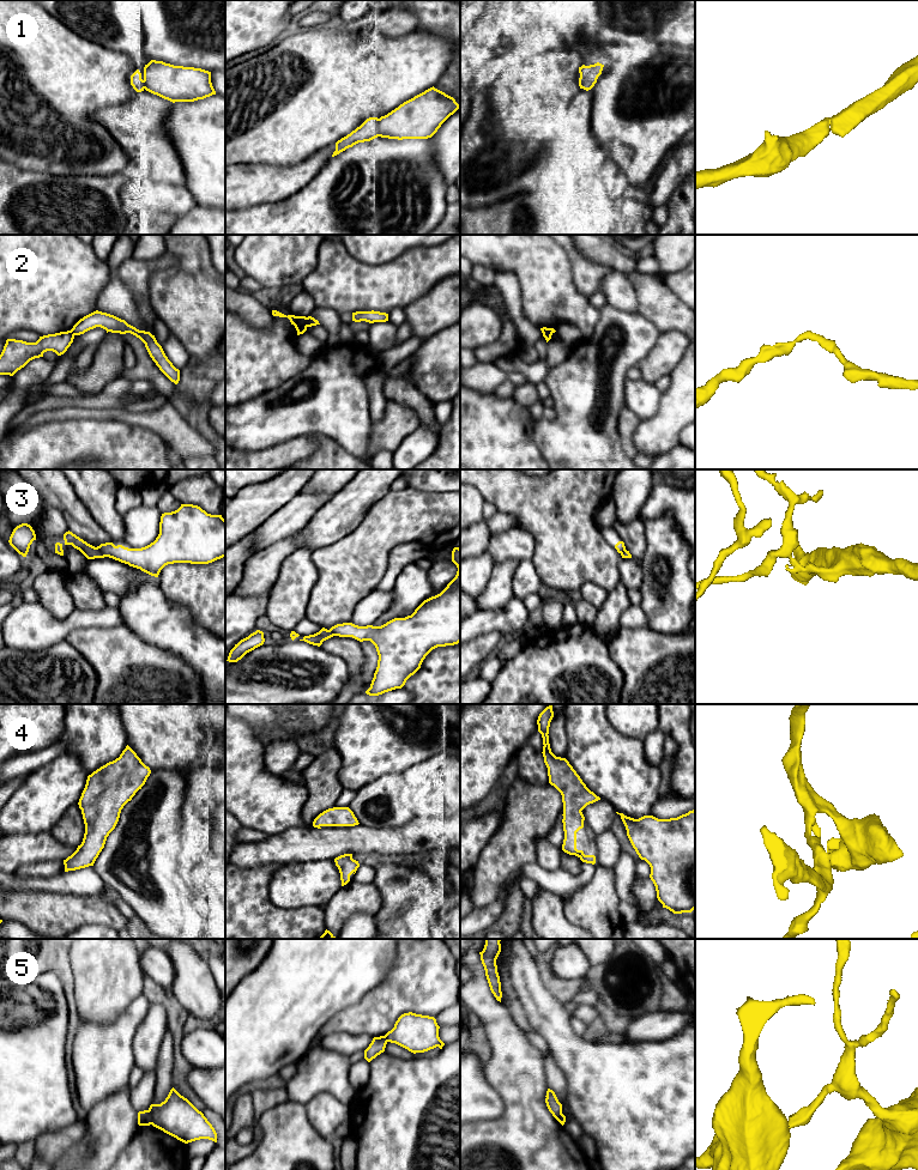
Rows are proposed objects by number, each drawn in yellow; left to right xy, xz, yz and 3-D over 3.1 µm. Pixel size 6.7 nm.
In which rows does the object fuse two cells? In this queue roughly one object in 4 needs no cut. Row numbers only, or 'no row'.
2, 3, 5

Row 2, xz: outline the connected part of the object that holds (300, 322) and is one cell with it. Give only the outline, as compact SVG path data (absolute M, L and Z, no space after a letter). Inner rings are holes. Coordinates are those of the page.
M272 310L273 316L279 316L279 317L288 317L291 322L291 325L295 326L297 331L297 335L303 334L307 331L307 322L308 317L306 316L295 316L295 315L284 315L277 310Z

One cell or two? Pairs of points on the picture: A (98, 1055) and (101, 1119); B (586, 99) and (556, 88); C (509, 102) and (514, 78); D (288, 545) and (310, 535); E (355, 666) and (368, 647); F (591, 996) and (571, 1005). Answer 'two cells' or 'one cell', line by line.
A: two cells
B: two cells
C: one cell
D: two cells
E: two cells
F: one cell

